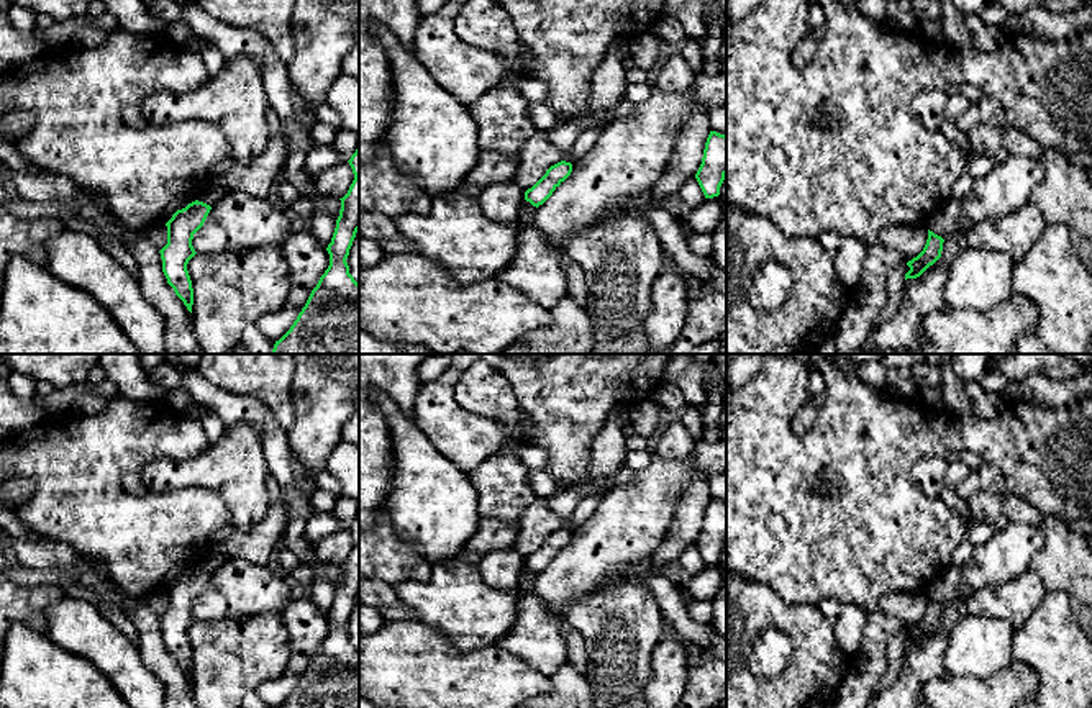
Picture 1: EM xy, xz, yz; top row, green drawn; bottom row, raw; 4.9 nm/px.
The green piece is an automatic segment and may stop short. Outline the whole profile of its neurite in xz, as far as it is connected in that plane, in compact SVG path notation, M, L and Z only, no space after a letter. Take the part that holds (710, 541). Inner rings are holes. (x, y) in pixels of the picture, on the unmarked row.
M710 498L702 531L695 541L695 546L705 562L713 565L720 562L720 554L726 542L726 503L717 498Z

